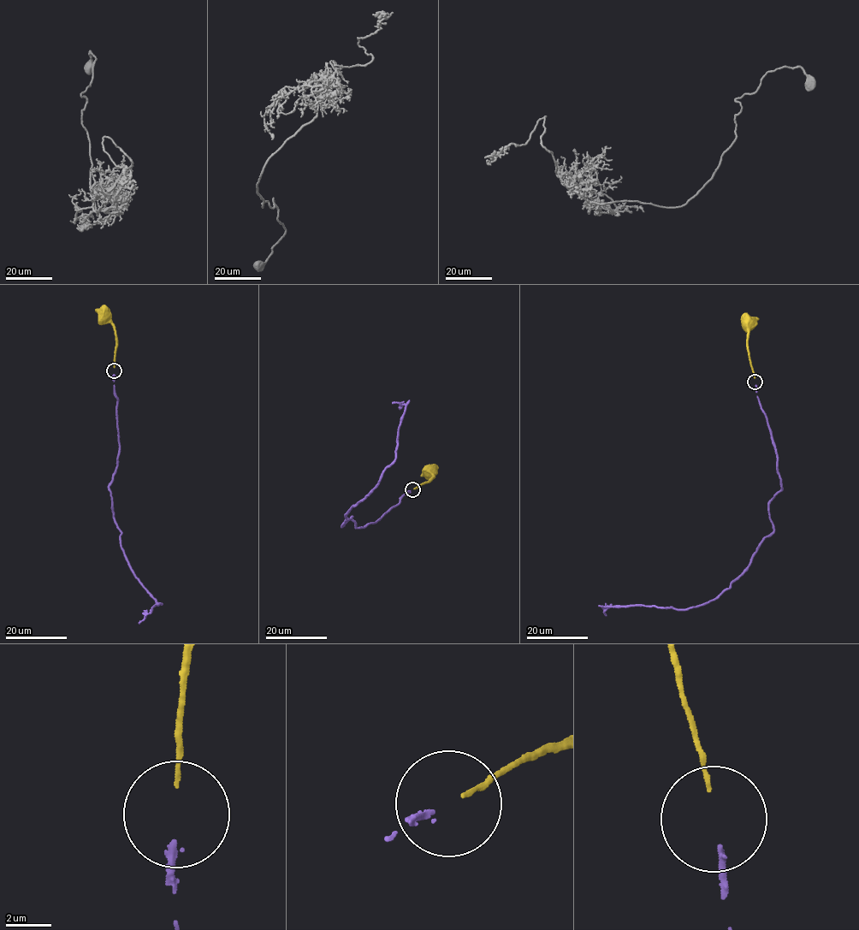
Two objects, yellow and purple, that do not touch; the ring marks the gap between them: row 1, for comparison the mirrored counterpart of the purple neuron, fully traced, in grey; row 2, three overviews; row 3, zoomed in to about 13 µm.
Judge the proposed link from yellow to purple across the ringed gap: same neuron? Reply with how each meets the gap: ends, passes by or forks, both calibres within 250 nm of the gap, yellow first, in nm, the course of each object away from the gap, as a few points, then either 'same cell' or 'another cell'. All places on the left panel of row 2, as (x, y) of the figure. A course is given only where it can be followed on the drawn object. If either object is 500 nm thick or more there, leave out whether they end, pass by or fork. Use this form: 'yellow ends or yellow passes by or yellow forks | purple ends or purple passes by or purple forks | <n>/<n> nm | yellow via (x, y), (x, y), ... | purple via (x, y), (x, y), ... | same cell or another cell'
yellow ends | purple ends | 190/240 nm | yellow via (114, 367), (115, 330), (114, 324), (104, 316) | purple via (114, 374), (119, 443), (109, 489), (114, 518), (133, 572), (156, 604), (161, 603), (151, 607), (139, 624) | same cell

